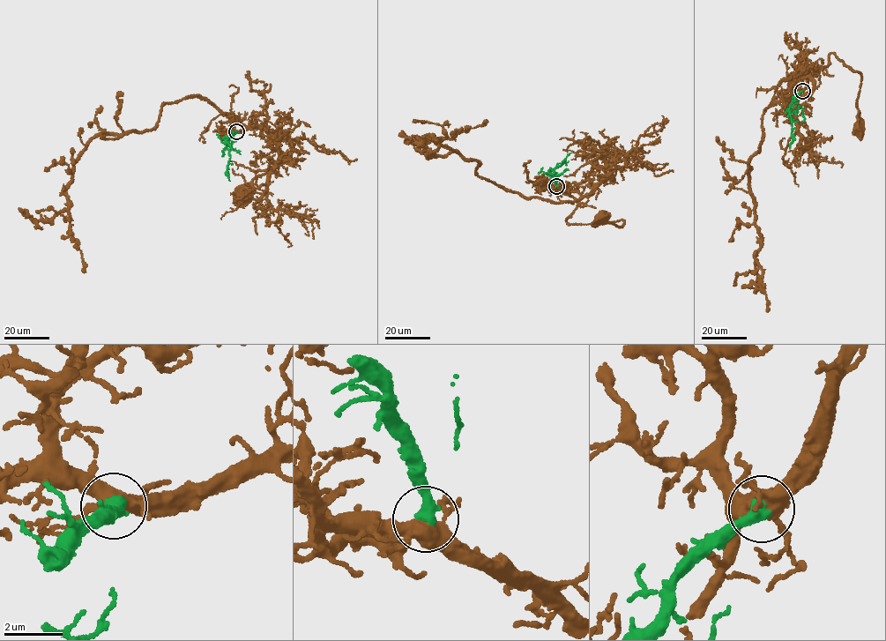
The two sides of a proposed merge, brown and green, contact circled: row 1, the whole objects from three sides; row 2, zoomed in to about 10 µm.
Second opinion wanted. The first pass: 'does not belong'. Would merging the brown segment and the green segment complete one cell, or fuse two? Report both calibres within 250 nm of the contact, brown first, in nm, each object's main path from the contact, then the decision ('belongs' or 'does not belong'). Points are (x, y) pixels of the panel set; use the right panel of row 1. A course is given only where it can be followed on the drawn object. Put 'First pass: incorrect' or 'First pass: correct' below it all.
480 nm thick on the brown side, 480 nm on the other; brown runs (802, 91), (814, 73), (828, 64), (829, 55), (835, 55), (861, 78), (855, 101), (858, 130); green runs (802, 91), (796, 96), (789, 110), (792, 122), (790, 148); belongs
First pass: incorrect

